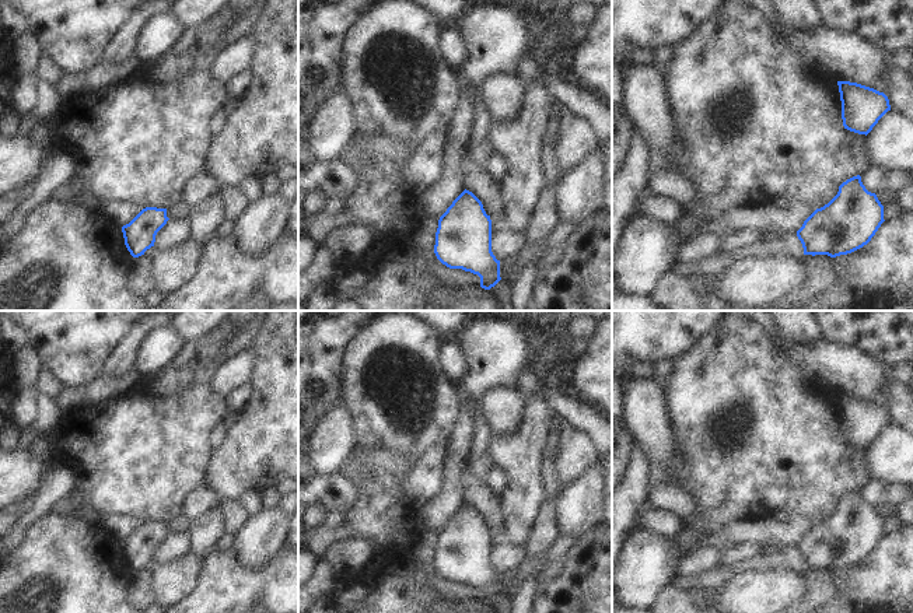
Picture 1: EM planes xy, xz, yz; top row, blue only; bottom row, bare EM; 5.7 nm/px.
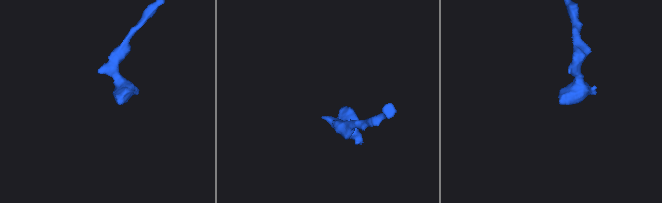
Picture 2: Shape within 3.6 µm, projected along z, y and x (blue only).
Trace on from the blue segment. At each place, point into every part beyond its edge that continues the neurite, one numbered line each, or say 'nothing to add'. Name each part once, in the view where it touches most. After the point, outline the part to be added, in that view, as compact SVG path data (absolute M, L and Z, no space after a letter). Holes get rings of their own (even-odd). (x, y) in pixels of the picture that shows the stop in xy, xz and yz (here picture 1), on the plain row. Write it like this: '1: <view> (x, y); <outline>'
nothing to add

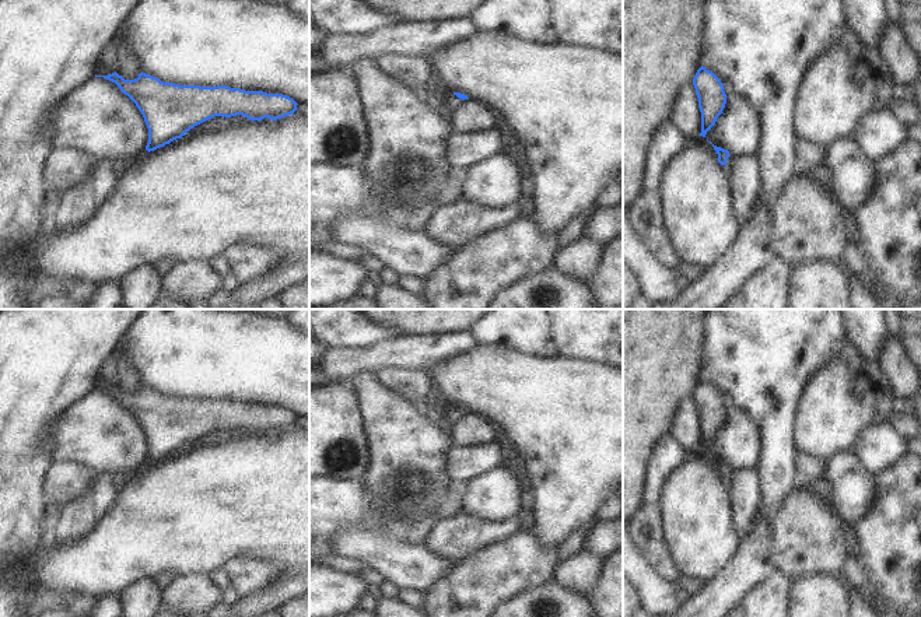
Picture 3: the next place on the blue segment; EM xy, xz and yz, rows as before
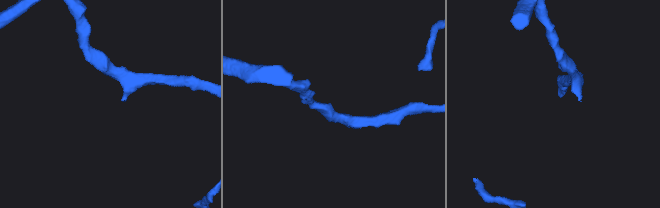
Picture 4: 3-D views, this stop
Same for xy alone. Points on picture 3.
nothing to add

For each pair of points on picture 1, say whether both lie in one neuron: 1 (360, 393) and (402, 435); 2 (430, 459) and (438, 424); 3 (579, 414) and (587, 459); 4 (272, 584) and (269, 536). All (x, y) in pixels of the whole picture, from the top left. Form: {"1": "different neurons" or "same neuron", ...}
{"1": "same neuron", "2": "different neurons", "3": "different neurons", "4": "different neurons"}

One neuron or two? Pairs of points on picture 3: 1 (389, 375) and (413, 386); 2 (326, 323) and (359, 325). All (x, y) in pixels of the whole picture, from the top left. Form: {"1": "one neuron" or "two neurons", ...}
{"1": "one neuron", "2": "one neuron"}

